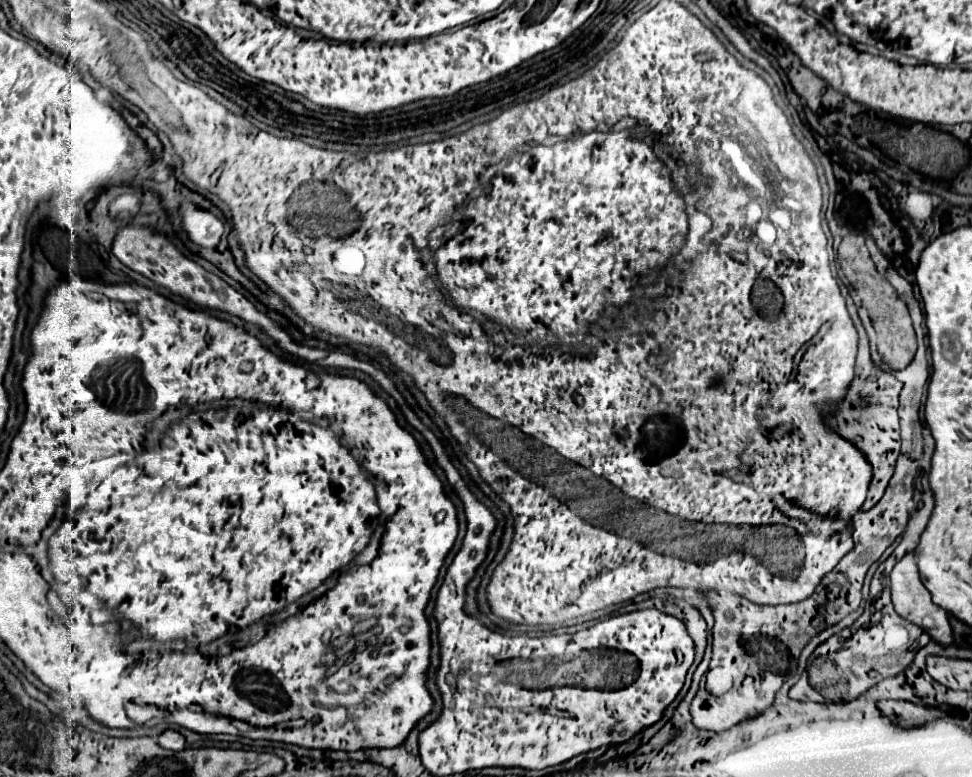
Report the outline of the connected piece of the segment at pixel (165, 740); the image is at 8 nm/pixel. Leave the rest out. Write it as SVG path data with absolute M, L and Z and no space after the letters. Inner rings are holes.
M164 730L158 738L158 744L170 750L182 750L186 746L186 740L178 730Z

